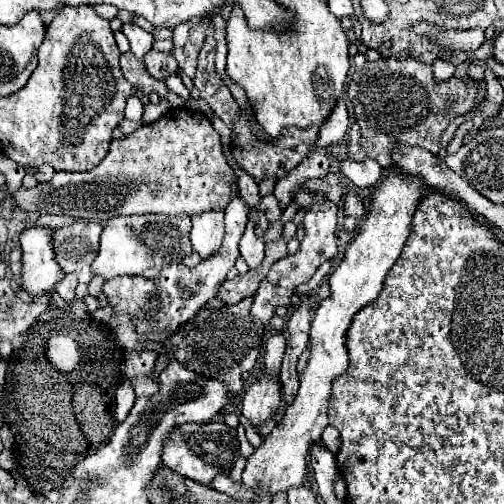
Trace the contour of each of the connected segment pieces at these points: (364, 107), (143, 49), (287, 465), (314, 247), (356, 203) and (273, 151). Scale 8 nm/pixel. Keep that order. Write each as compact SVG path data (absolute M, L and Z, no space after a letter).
M381 59L367 61L357 69L347 85L347 95L353 105L353 113L361 127L361 145L367 155L381 167L391 167L391 149L399 147L423 147L433 155L439 155L441 133L449 127L451 115L445 107L447 93L455 93L455 117L469 113L477 101L477 85L467 77L451 77L447 81L435 81L431 65L415 59Z
M123 25L123 33L127 35L129 43L131 43L131 53L137 57L137 59L143 59L149 51L151 51L151 45L153 45L153 35L147 33L145 29L141 29L139 25Z
M389 175L381 181L373 195L373 205L361 223L357 235L347 247L347 253L339 267L329 275L331 297L319 303L315 319L311 323L309 341L311 355L305 371L299 375L299 393L293 405L287 407L283 421L263 439L255 453L247 459L243 471L243 485L253 491L253 495L277 495L287 493L291 487L301 487L307 471L307 451L321 441L321 433L327 427L327 405L331 399L333 379L349 369L347 351L347 329L353 317L371 301L375 301L383 289L383 281L389 269L395 265L403 243L411 229L413 211L423 195L423 181L417 177Z
M301 191L295 195L295 201L299 203L299 207L309 207L309 211L305 213L305 219L303 219L303 225L305 225L305 239L301 241L301 249L295 253L295 255L289 255L281 261L277 261L271 271L267 273L267 277L261 281L259 289L257 289L257 297L253 301L253 307L251 307L251 313L253 317L261 319L263 325L269 325L269 319L275 315L275 307L279 305L285 305L289 307L291 305L291 297L297 289L297 285L301 283L307 283L317 267L327 261L327 259L333 259L333 255L337 255L337 243L335 243L335 227L337 227L337 205L329 205L329 201L325 203L315 203L313 201L313 195L311 191Z
M347 191L345 193L345 197L343 197L343 211L345 211L345 215L363 215L365 213L363 201L361 201L361 197L355 191Z
M239 117L235 121L235 135L231 141L231 153L235 157L235 161L249 173L255 177L255 181L261 181L263 177L269 179L281 179L285 177L285 173L289 173L289 169L297 167L309 153L309 149L313 147L313 143L317 141L317 133L315 129L289 129L289 133L285 133L285 137L277 137L273 139L273 143L265 143L261 139L257 139L251 133L251 125L247 117Z

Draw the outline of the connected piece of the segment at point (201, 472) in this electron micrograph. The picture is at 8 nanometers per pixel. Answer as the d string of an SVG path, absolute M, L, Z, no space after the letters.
M223 421L185 423L173 429L171 439L165 443L165 449L161 455L163 463L169 469L203 485L209 485L215 479L215 475L229 475L229 471L233 469L239 457L241 457L241 451L239 451L239 439L235 435L235 429L231 429Z

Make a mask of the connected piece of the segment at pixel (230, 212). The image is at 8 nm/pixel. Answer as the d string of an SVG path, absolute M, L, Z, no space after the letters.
M233 183L231 201L225 207L225 239L223 239L221 251L217 253L217 257L209 257L209 261L201 261L193 269L187 269L185 265L179 263L179 265L169 265L161 271L161 277L157 279L157 293L159 293L163 307L155 317L145 319L145 321L137 321L135 329L139 335L145 335L153 341L165 341L169 331L173 331L179 325L183 325L185 321L189 321L189 317L193 317L207 301L211 301L217 295L219 285L225 281L229 269L235 265L235 259L239 257L239 239L243 237L249 211L251 211L249 205L239 197L239 189Z

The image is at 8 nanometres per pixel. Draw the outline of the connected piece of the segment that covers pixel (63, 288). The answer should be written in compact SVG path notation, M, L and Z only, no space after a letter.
M65 275L65 279L61 279L55 287L55 291L65 299L65 301L73 301L75 297L75 287L77 287L77 277L73 275Z

